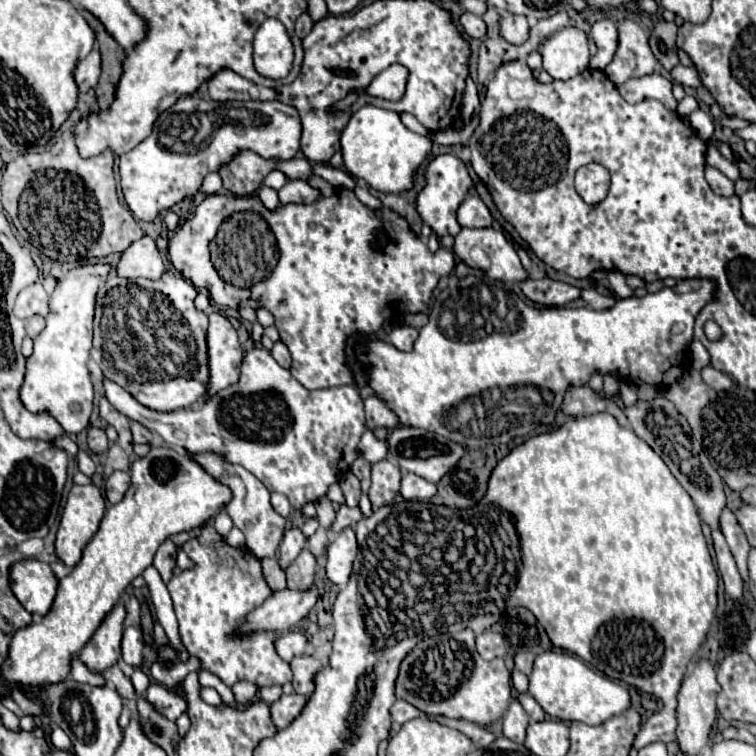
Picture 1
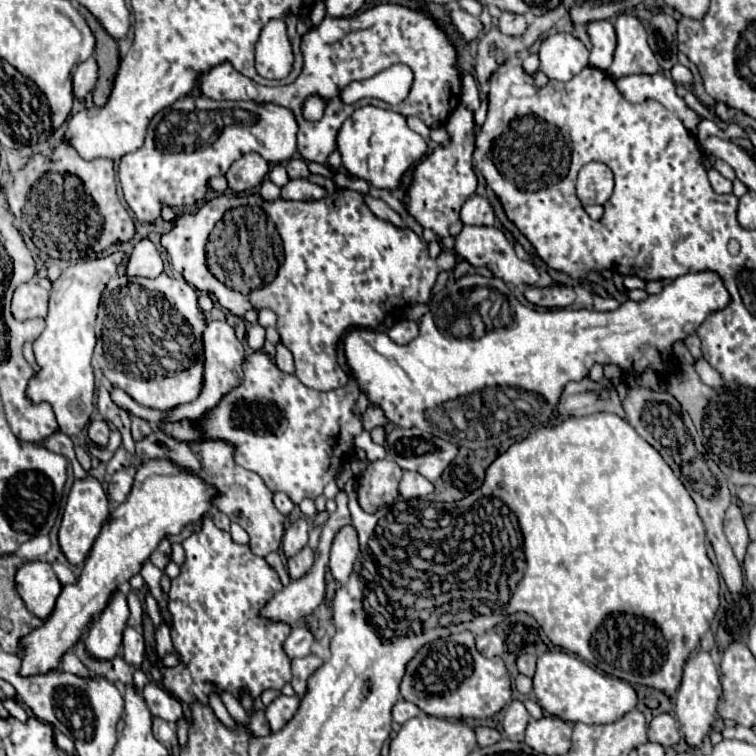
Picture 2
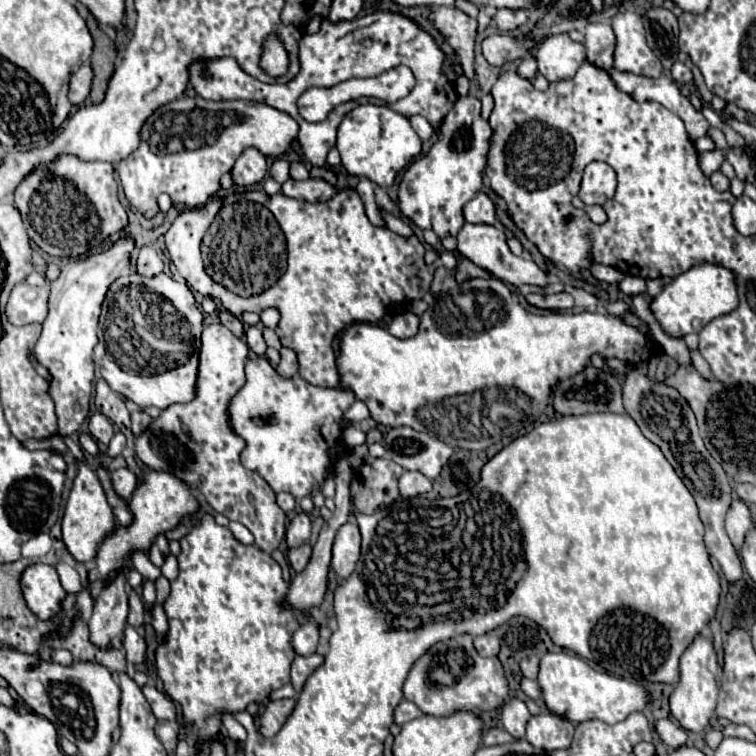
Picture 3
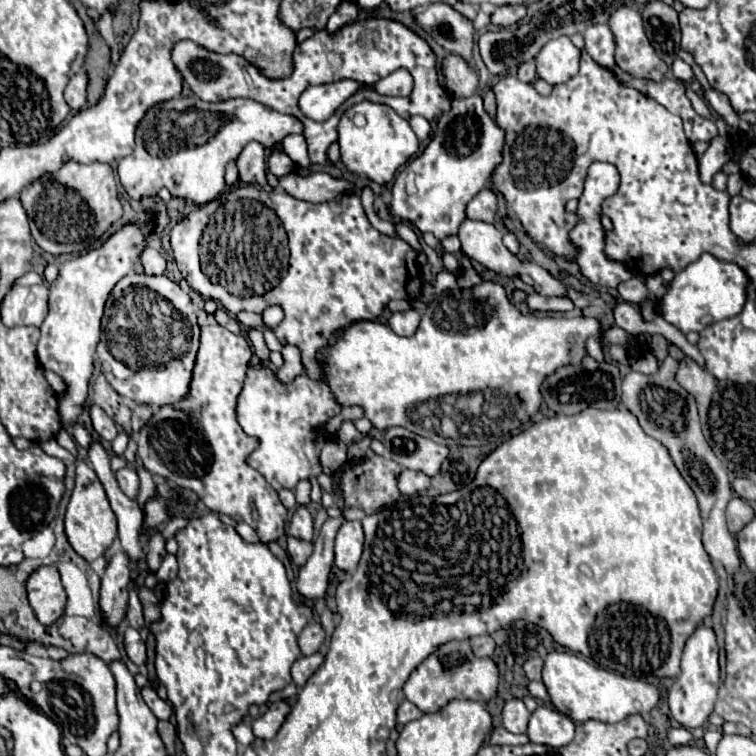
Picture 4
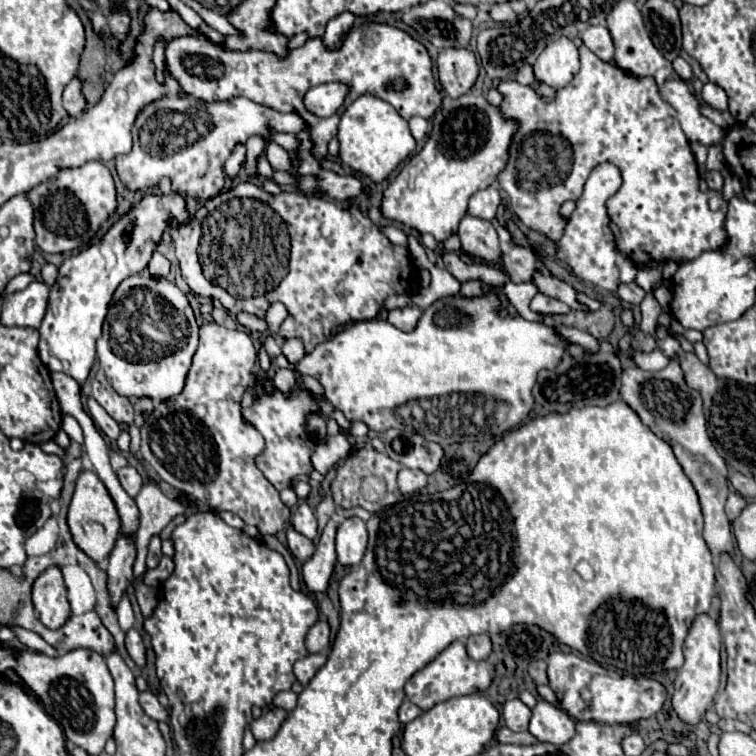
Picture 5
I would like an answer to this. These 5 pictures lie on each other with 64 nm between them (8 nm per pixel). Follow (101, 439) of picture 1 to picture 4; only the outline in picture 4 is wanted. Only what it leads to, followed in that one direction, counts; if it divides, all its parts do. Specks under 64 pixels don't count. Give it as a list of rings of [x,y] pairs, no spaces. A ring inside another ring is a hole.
[[[96,404],[90,406],[90,418],[92,418],[92,426],[100,438],[104,438],[108,442],[112,442],[116,438],[116,434],[118,434],[116,424],[112,422],[112,418],[108,418],[108,414],[100,406],[96,406]]]

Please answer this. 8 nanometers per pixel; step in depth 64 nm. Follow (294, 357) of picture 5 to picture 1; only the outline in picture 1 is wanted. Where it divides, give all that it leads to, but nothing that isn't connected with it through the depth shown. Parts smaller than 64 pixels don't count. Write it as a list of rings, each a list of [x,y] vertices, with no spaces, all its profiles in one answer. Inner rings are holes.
[[[278,340],[278,342],[274,342],[274,348],[272,348],[272,356],[274,356],[274,360],[282,366],[282,368],[290,368],[290,364],[292,364],[292,358],[290,358],[290,354],[288,354],[288,348]]]

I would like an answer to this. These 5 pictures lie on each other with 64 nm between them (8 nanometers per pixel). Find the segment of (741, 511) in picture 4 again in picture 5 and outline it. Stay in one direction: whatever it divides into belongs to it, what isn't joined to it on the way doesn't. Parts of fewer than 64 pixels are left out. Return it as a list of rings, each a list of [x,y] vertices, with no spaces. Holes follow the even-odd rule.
[[[730,492],[728,494],[728,500],[726,500],[726,516],[728,516],[728,520],[732,522],[734,518],[736,518],[736,514],[740,514],[740,510],[746,506],[746,500],[738,494],[738,492]]]

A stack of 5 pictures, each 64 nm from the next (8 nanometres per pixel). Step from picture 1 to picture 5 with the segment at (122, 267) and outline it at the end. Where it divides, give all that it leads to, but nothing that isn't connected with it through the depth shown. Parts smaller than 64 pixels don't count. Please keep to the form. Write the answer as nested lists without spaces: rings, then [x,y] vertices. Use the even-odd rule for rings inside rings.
[[[154,252],[152,260],[150,260],[150,264],[148,264],[148,270],[150,270],[150,274],[152,274],[154,278],[166,278],[168,272],[170,272],[170,260],[164,258],[162,254]]]

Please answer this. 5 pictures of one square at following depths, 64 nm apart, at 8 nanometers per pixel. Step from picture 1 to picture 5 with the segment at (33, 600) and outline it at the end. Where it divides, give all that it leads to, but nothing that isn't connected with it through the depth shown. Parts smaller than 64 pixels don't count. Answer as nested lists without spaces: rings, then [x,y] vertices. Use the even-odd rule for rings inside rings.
[[[58,566],[46,568],[32,588],[34,608],[40,612],[40,622],[52,630],[64,626],[70,618],[70,602],[62,572]]]

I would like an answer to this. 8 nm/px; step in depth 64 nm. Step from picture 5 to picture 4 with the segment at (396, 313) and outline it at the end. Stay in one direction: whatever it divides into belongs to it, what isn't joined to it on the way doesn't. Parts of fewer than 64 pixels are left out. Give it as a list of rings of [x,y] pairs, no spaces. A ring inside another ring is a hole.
[[[410,308],[406,312],[394,312],[388,320],[388,326],[400,336],[412,336],[418,328],[418,322],[420,322],[420,312]]]

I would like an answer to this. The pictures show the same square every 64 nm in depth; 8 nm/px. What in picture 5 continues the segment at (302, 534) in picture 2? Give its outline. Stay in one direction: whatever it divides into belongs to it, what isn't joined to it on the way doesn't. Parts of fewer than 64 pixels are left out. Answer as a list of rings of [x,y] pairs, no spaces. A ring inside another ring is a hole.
[[[300,502],[294,516],[292,516],[292,524],[294,528],[304,534],[306,538],[314,538],[316,532],[318,532],[318,522],[316,522],[316,516],[314,516],[314,510],[306,504],[306,502]]]

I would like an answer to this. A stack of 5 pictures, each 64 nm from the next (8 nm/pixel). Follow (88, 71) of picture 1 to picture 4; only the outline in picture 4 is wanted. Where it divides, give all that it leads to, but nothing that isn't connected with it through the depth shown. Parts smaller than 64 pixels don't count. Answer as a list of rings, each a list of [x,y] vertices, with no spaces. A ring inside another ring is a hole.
[[[80,70],[76,76],[70,78],[70,82],[68,82],[66,90],[64,90],[66,104],[74,112],[80,112],[80,108],[86,104],[86,84],[88,84],[88,78],[86,78],[84,70]]]

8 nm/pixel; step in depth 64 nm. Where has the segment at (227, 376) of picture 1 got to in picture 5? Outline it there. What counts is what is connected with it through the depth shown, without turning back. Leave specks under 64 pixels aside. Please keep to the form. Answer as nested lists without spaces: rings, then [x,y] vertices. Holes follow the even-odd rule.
[[[216,322],[204,324],[200,328],[200,346],[194,354],[184,390],[156,404],[150,418],[140,428],[142,434],[140,452],[144,456],[144,462],[158,474],[160,480],[208,504],[212,512],[230,510],[238,514],[246,524],[254,524],[260,530],[260,534],[276,534],[290,522],[290,508],[282,504],[278,490],[264,478],[264,474],[260,474],[256,466],[256,458],[264,452],[264,438],[242,416],[244,392],[248,390],[252,394],[258,392],[256,374],[254,374],[256,360],[258,360],[256,348],[252,344],[252,338],[244,330],[228,330]],[[192,416],[202,420],[202,424],[208,430],[192,430]]]

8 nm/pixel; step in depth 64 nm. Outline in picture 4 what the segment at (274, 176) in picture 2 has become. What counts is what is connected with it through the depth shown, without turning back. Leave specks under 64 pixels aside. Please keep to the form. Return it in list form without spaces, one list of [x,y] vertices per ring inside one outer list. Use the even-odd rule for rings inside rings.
[[[272,150],[270,156],[268,156],[268,160],[266,160],[266,164],[268,164],[268,170],[270,170],[274,176],[288,174],[288,172],[292,172],[292,168],[294,168],[294,162],[292,162],[292,160],[288,158],[288,154],[284,154],[282,150]]]

